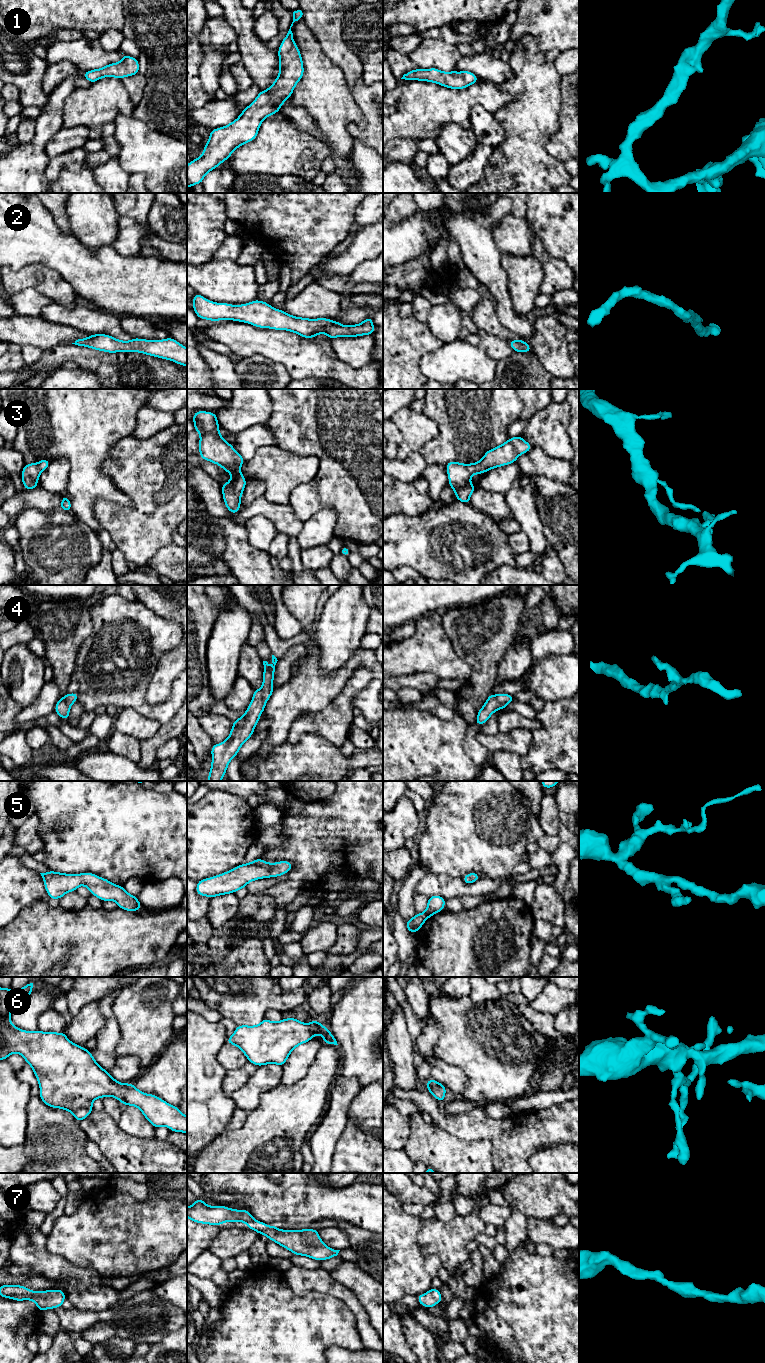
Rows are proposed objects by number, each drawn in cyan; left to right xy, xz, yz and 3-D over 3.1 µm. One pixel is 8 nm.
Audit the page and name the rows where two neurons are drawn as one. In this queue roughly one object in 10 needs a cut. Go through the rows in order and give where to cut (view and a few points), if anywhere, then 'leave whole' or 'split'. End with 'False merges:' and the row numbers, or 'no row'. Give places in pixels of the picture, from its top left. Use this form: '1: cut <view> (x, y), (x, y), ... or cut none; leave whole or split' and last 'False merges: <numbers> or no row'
1: cut none; leave whole
2: cut none; leave whole
3: cut none; leave whole
4: cut none; leave whole
5: cut none; leave whole
6: cut none; leave whole
7: cut none; leave whole
False merges: no row

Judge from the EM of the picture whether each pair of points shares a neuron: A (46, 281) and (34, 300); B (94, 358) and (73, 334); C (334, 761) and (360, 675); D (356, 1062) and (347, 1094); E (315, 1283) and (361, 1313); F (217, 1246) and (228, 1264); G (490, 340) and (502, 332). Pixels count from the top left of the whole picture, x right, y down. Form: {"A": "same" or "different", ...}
{"A": "different", "B": "different", "C": "different", "D": "different", "E": "same", "F": "different", "G": "different"}

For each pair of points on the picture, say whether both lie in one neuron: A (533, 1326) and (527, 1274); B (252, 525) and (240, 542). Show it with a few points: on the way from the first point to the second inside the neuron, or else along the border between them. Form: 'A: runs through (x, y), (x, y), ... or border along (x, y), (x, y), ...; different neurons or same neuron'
A: runs through (533, 1313), (533, 1296), (529, 1287); same neuron
B: border along (243, 525), (247, 533), (248, 542), (261, 550); different neurons

